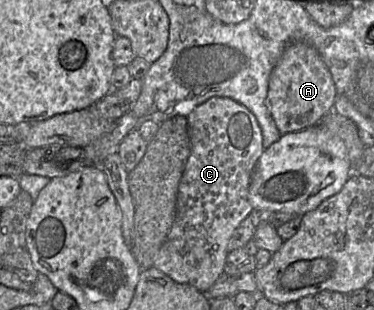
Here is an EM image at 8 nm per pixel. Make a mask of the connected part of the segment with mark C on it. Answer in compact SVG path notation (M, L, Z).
M212 97L195 107L189 113L189 115L186 116L186 118L188 122L188 134L190 138L190 154L188 156L177 191L177 210L175 219L165 242L158 252L153 266L171 277L174 281L181 284L192 285L199 291L206 293L215 283L215 281L224 273L225 262L228 255L228 242L234 230L253 209L251 203L249 202L248 194L255 165L264 151L263 135L255 115L247 107L229 97Z

